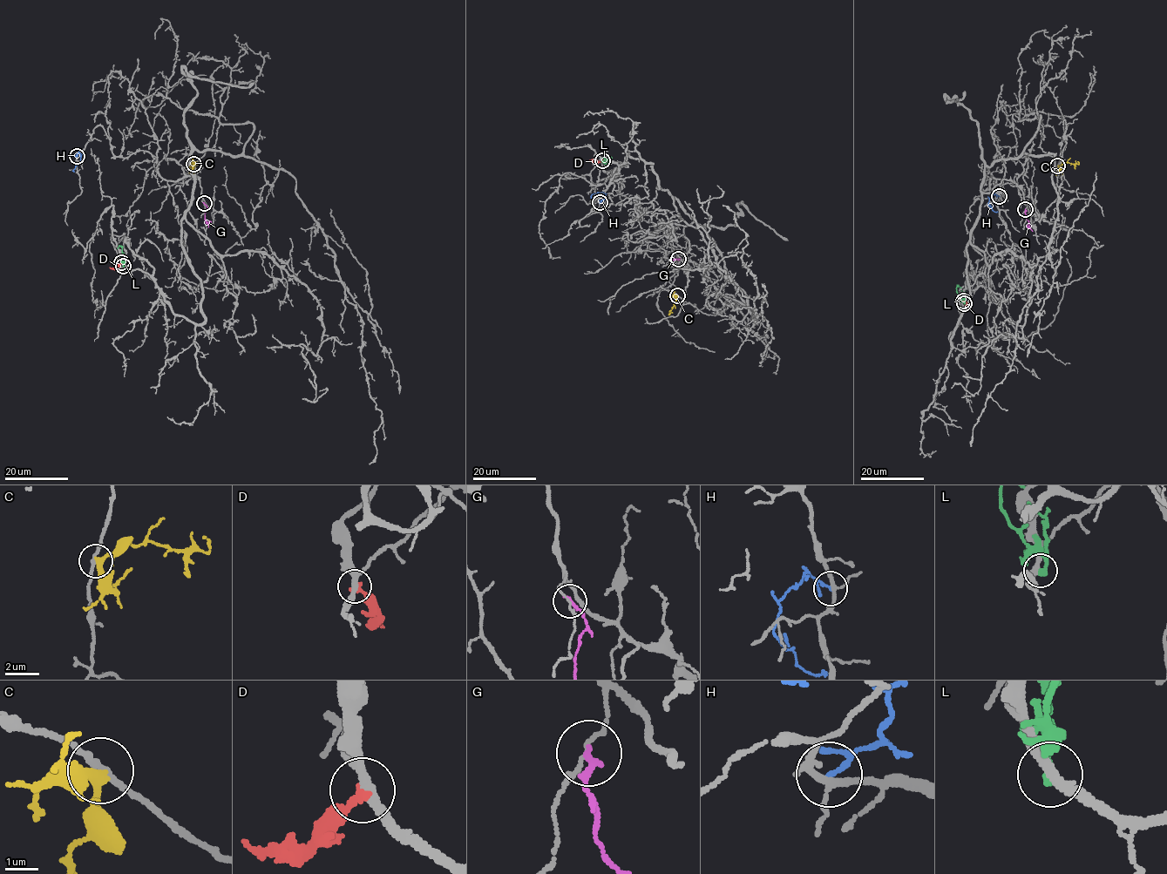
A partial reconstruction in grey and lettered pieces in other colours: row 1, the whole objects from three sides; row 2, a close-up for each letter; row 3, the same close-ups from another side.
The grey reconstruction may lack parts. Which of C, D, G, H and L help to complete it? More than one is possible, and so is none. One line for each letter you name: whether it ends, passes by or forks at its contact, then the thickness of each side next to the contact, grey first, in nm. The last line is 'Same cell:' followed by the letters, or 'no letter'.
Same cell: no letter

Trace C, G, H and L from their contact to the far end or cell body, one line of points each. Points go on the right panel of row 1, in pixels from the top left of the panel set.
C: (1058, 165), (1066, 162), (1078, 164), (1077, 161)
G: (1025, 209), (1028, 227), (1027, 225)
H: (998, 196), (993, 193), (987, 204), (997, 212)
L: (963, 302), (956, 287), (958, 285), (961, 287)

